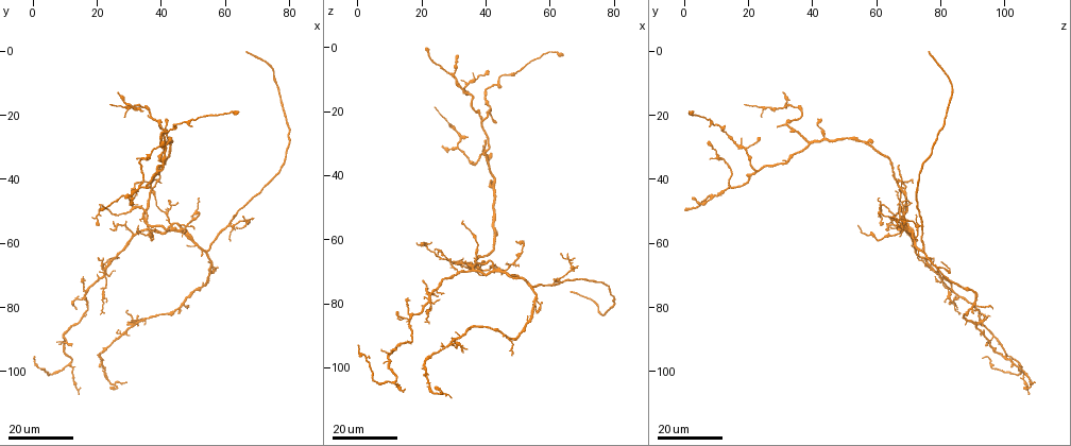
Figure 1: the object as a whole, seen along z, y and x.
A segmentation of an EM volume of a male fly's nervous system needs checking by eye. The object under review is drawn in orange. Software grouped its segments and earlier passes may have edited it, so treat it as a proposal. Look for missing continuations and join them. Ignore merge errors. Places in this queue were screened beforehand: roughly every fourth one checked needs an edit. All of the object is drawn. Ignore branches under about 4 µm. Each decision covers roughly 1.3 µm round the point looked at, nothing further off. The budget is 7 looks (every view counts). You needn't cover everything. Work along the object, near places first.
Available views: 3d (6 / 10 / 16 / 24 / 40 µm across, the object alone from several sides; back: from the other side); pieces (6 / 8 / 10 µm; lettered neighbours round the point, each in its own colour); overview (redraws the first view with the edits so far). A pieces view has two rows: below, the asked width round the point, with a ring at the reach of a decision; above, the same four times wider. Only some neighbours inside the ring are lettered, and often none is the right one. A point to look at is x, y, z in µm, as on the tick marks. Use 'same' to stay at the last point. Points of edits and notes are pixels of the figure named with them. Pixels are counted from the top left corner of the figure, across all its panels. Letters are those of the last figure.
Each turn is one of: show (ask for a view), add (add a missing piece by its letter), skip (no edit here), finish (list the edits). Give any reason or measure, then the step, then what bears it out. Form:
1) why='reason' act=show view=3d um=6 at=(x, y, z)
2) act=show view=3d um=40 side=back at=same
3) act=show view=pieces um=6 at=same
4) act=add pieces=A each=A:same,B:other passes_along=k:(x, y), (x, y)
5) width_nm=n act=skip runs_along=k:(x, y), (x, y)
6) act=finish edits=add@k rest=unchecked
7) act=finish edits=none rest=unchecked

why='end of a long branch' act=show view=3d um=16 at=(66.5, 0.0, 75.5)

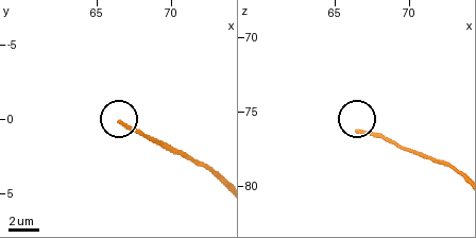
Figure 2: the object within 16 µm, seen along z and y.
act=show view=pieces um=10 at=(66.4, 0.2, 76.4)

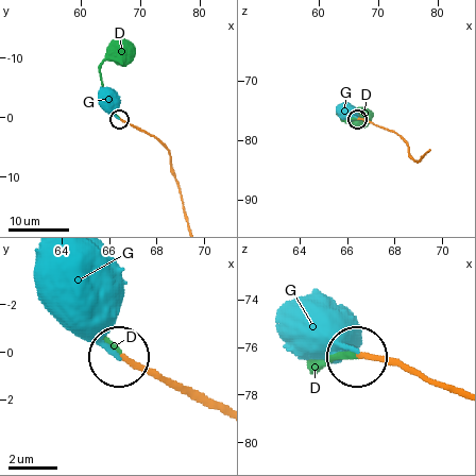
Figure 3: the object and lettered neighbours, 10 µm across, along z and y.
act=add pieces=D each=D:same,G:other passes_along=3:(422, 376), (357, 354), (323, 360) found='the cell continues'

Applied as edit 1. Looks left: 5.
why='see it whole again' act=show view=overview

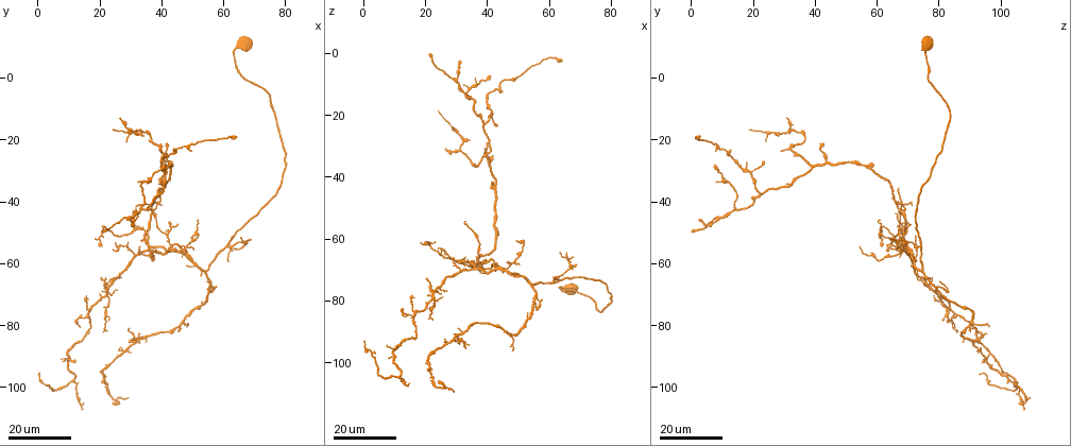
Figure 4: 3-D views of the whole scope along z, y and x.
act=show view=3d um=16 at=(39, 24, 29)

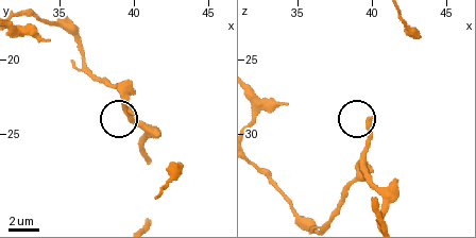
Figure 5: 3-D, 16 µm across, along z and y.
act=show view=pieces um=8 at=(40.0, 23.4, 29.0)

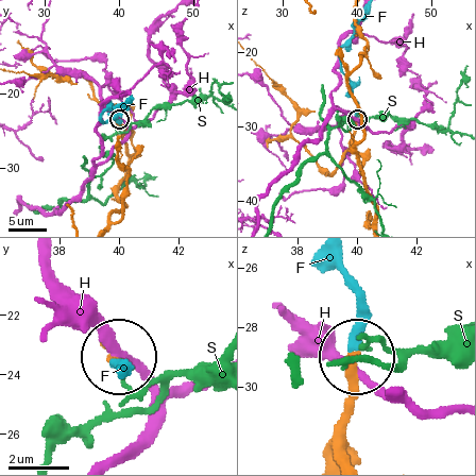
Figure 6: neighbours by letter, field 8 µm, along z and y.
act=add pieces=F each=F:same,H:other,S:other found='the cell continues'

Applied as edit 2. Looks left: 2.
act=finish edits=add@3,add@6 rest=unchecked

